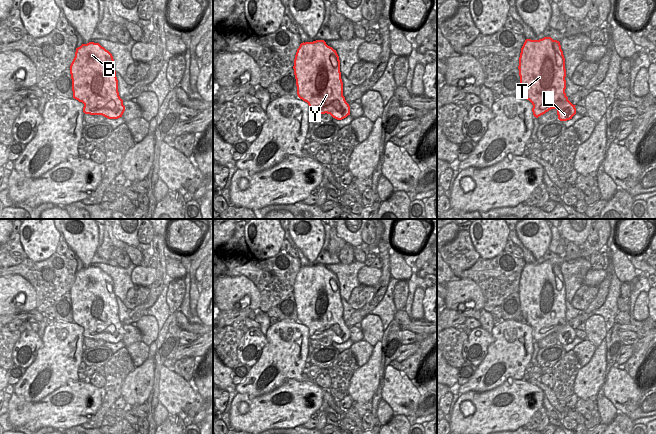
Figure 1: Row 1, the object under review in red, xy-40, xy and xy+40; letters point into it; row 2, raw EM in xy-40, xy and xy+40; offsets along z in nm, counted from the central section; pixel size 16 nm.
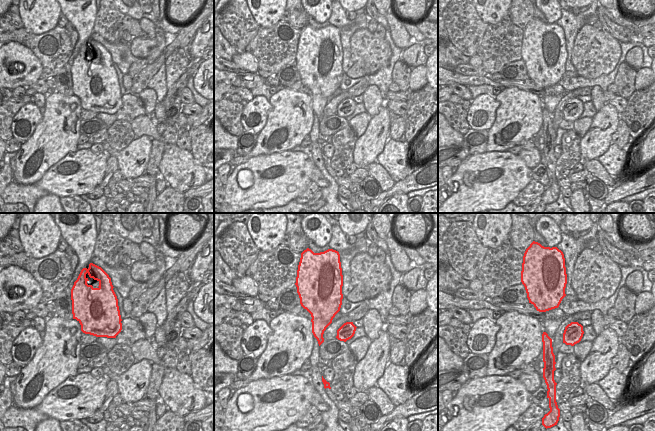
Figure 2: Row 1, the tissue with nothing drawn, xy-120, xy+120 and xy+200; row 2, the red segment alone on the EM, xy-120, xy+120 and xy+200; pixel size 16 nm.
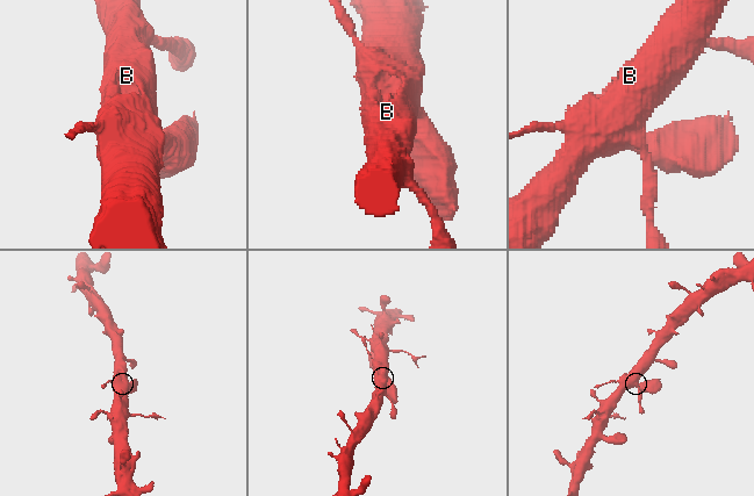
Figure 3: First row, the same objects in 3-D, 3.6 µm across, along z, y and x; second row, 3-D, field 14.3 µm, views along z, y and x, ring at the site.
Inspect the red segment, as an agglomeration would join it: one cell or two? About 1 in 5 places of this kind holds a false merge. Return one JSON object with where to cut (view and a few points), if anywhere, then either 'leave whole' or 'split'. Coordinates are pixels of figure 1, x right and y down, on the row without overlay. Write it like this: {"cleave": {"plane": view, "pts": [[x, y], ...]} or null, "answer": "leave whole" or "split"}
{"cleave": null, "answer": "leave whole"}

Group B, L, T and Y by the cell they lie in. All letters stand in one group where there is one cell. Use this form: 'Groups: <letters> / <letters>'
Groups: B L T Y.

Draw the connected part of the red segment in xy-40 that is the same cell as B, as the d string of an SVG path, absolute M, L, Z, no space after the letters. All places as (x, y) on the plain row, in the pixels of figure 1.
M99 267L76 272L70 289L73 322L84 328L83 336L108 343L122 341L125 330L118 316L112 278Z

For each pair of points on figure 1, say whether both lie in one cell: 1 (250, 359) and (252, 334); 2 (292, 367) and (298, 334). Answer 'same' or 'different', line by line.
1: same
2: same

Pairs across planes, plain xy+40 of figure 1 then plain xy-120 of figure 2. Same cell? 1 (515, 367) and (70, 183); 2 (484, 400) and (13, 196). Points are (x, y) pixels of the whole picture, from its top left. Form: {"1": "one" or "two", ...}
{"1": "two", "2": "two"}

